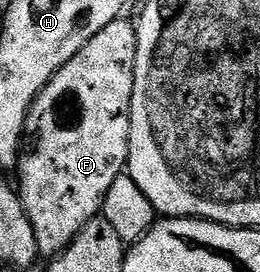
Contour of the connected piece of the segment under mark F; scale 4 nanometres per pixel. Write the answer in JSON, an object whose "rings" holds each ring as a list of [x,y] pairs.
{"rings":[[[121,17],[106,25],[102,33],[95,35],[71,61],[62,65],[28,110],[24,134],[28,139],[32,138],[32,147],[25,146],[18,159],[18,190],[26,217],[30,217],[30,225],[34,225],[34,237],[41,256],[62,254],[72,244],[73,237],[103,212],[110,185],[125,174],[128,166],[136,28],[126,20]]]}

